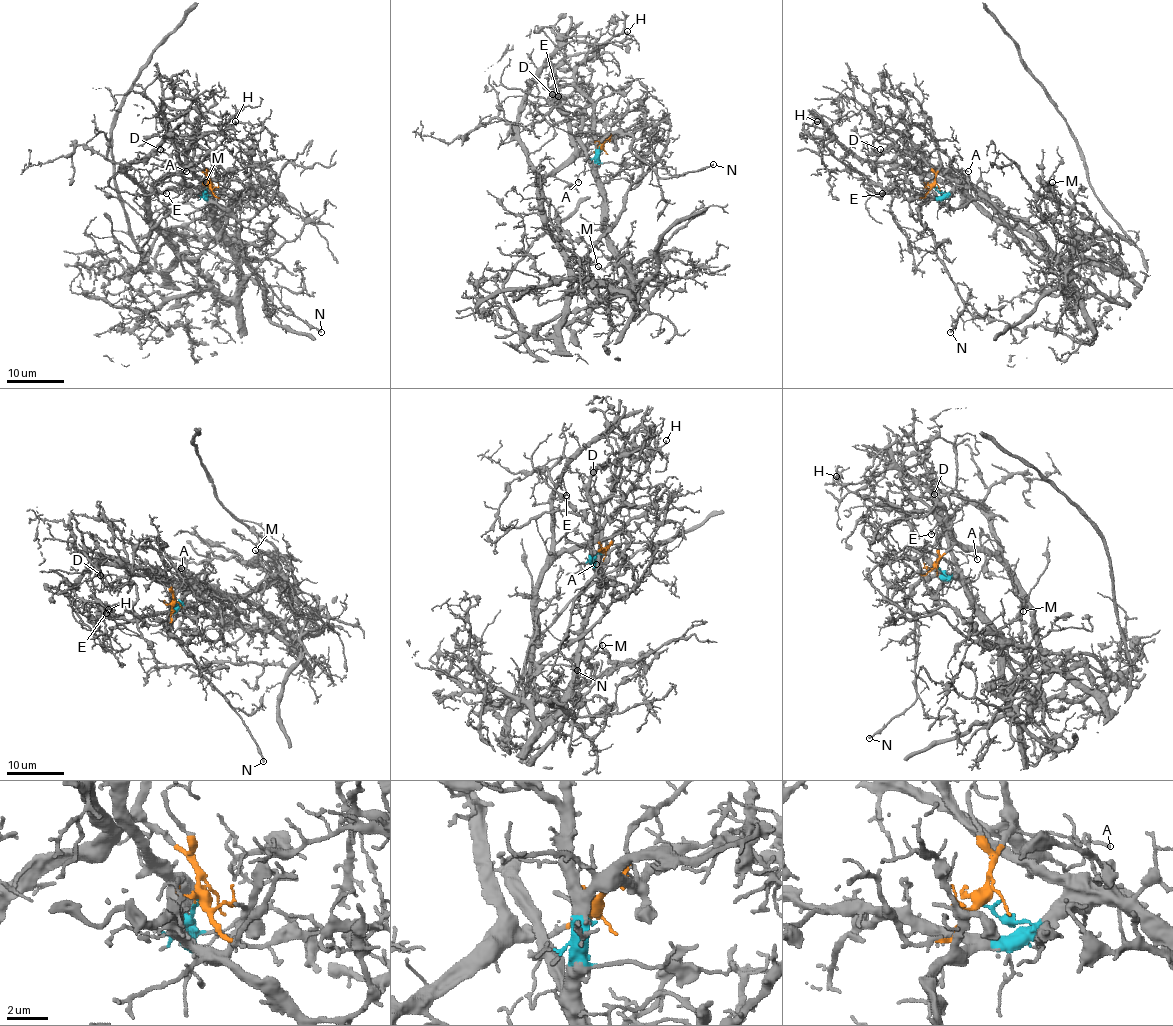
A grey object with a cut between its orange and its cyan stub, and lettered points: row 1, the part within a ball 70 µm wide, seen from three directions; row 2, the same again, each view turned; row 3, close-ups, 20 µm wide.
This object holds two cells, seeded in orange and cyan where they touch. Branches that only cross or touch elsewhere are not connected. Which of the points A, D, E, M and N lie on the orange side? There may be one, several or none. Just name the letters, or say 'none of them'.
A, D

